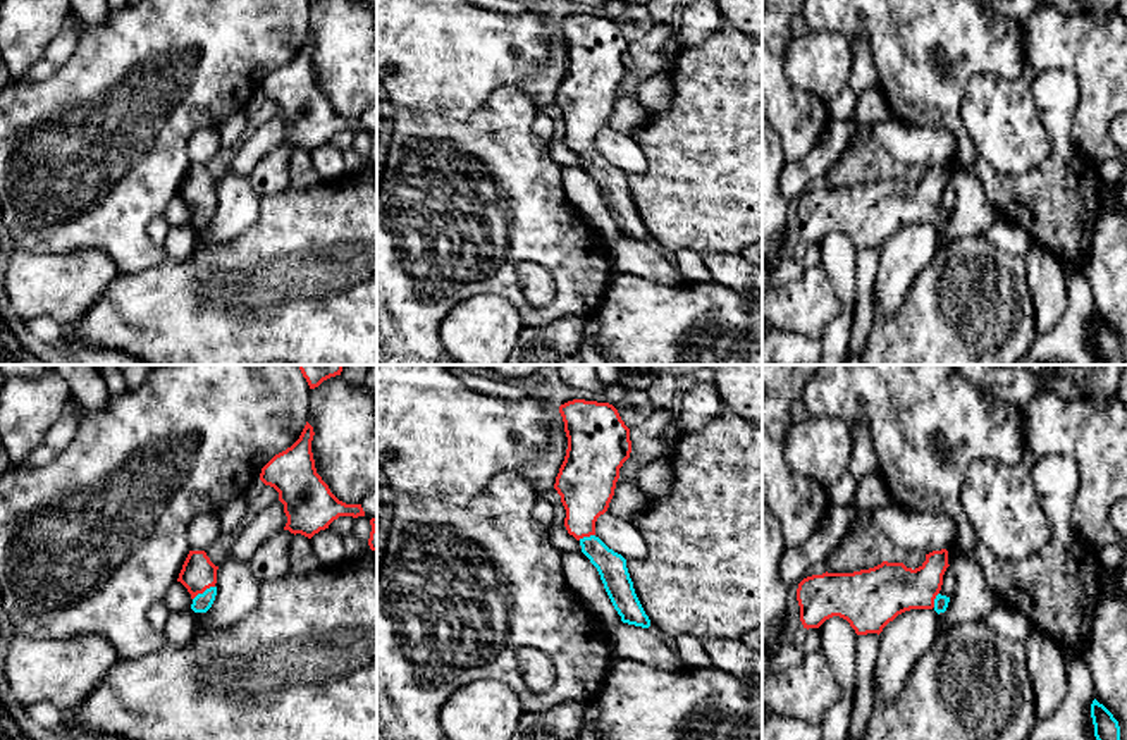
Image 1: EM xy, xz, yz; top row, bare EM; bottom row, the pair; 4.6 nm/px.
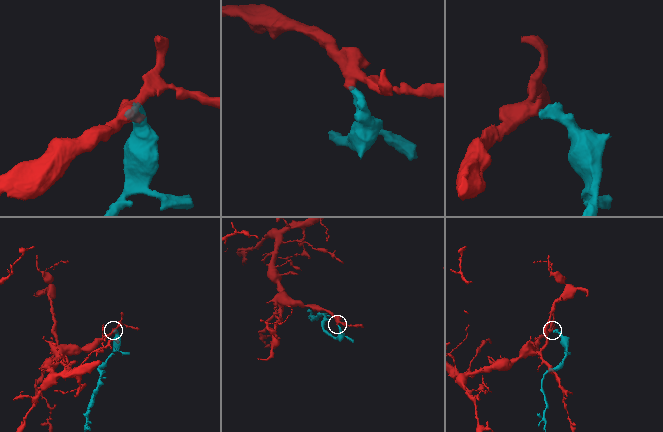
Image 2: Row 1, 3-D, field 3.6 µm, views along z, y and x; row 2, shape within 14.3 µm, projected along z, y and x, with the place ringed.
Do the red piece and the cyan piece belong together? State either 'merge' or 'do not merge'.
merge

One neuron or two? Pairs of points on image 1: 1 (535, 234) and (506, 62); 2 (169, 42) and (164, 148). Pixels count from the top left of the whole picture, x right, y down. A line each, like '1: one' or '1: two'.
1: two
2: one

